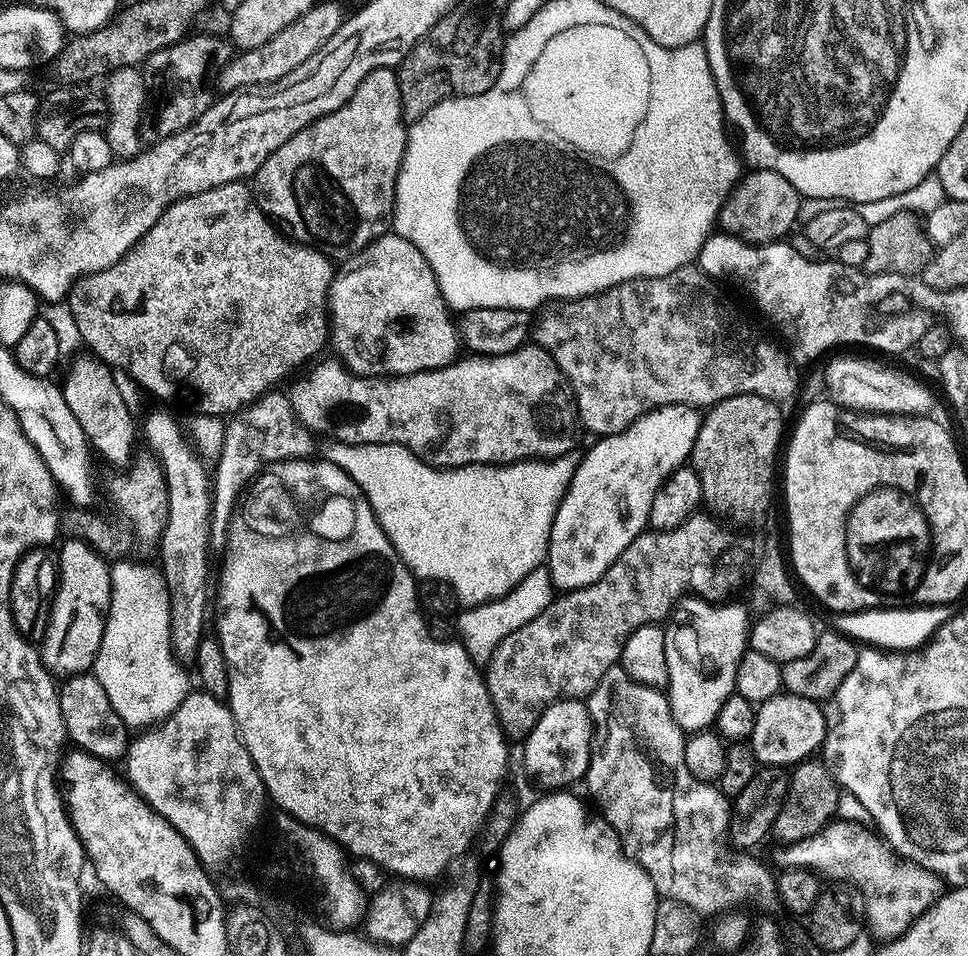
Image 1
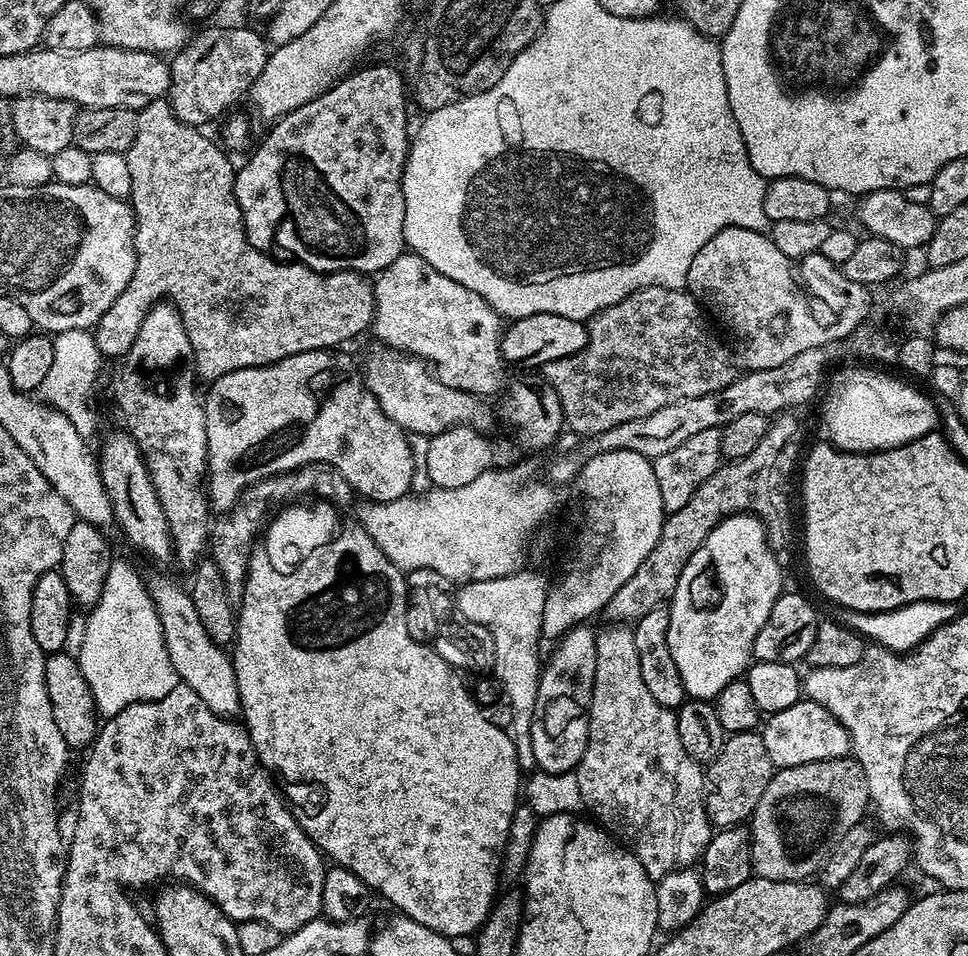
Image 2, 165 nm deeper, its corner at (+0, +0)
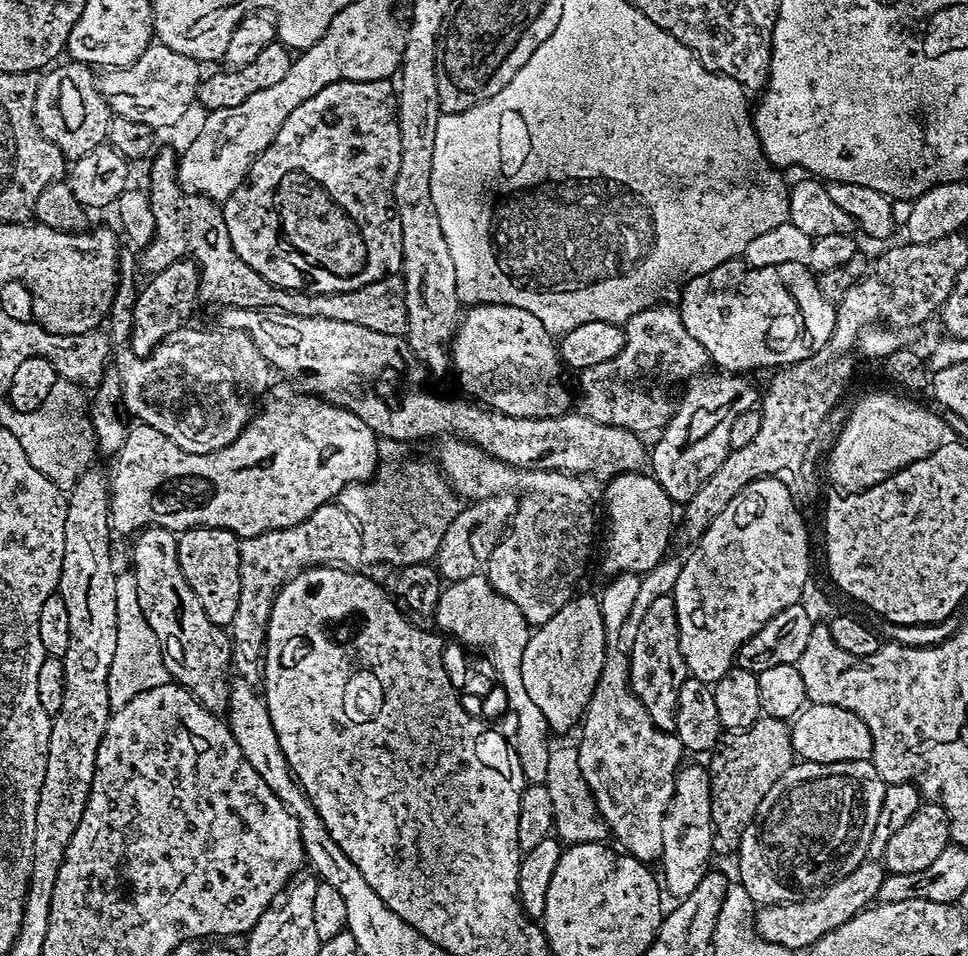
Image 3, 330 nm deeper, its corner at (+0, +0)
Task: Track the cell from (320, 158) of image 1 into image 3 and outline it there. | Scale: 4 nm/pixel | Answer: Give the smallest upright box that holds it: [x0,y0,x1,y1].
[222,79,404,294]

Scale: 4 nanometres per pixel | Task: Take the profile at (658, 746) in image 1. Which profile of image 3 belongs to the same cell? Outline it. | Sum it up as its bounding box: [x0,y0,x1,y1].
[578,572,686,862]

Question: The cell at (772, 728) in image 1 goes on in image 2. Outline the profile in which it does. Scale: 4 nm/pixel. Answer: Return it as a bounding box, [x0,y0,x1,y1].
[762,698,850,769]

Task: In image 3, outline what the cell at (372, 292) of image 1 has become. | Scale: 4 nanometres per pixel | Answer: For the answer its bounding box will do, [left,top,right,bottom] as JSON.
[450,302,569,417]

